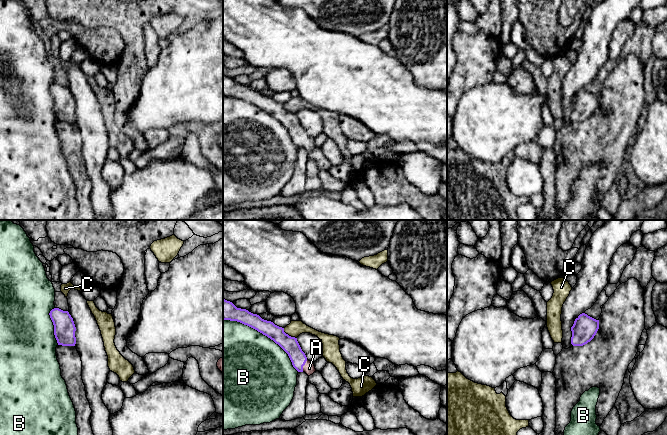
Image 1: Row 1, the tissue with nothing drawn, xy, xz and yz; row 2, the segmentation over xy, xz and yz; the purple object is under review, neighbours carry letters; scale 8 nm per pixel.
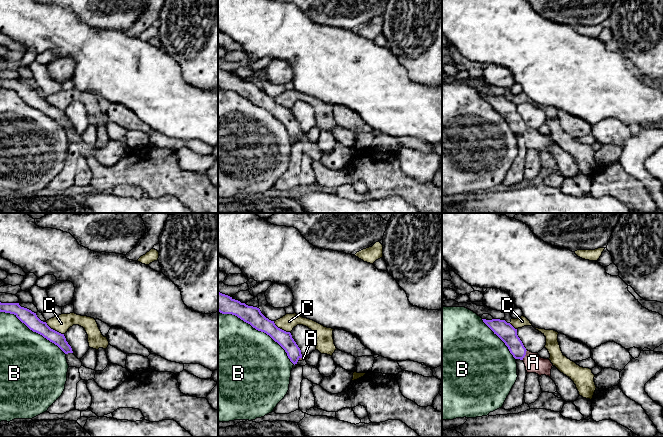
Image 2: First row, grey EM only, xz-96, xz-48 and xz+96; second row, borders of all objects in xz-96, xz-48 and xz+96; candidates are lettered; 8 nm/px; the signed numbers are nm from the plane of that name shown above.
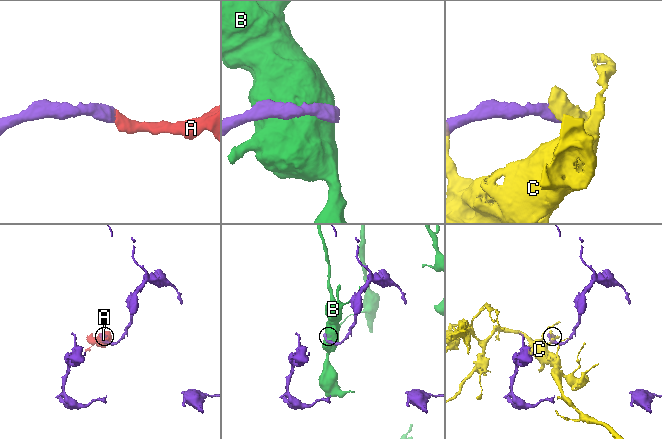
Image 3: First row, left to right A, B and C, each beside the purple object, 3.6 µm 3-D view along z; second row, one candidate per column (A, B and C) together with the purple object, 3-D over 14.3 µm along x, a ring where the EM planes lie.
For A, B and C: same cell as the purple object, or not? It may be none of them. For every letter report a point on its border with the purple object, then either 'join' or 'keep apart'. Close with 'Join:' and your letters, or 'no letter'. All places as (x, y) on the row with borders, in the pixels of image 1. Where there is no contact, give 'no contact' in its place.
A: contact xz (304, 364); join
B: contact xz (264, 334); keep apart
C: contact xz (288, 335); keep apart
Join: A

